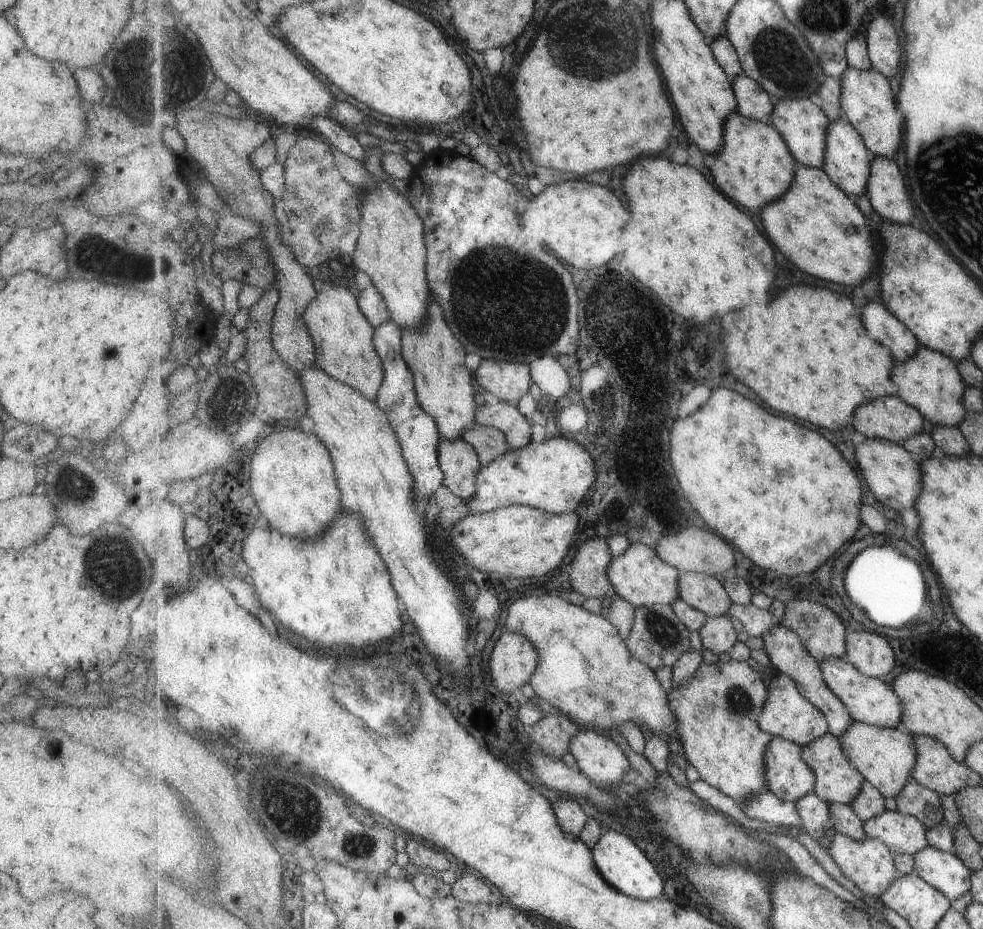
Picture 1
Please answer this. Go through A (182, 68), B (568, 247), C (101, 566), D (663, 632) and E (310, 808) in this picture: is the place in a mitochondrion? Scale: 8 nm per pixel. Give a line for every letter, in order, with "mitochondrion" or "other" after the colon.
A: mitochondrion
B: other
C: mitochondrion
D: mitochondrion
E: mitochondrion

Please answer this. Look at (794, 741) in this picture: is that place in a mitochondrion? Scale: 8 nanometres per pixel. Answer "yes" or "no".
no

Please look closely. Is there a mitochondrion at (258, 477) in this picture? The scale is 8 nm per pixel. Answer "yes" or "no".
no

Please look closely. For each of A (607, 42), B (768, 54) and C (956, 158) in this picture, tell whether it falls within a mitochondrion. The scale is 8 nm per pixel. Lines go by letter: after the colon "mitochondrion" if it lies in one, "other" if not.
A: mitochondrion
B: mitochondrion
C: mitochondrion

